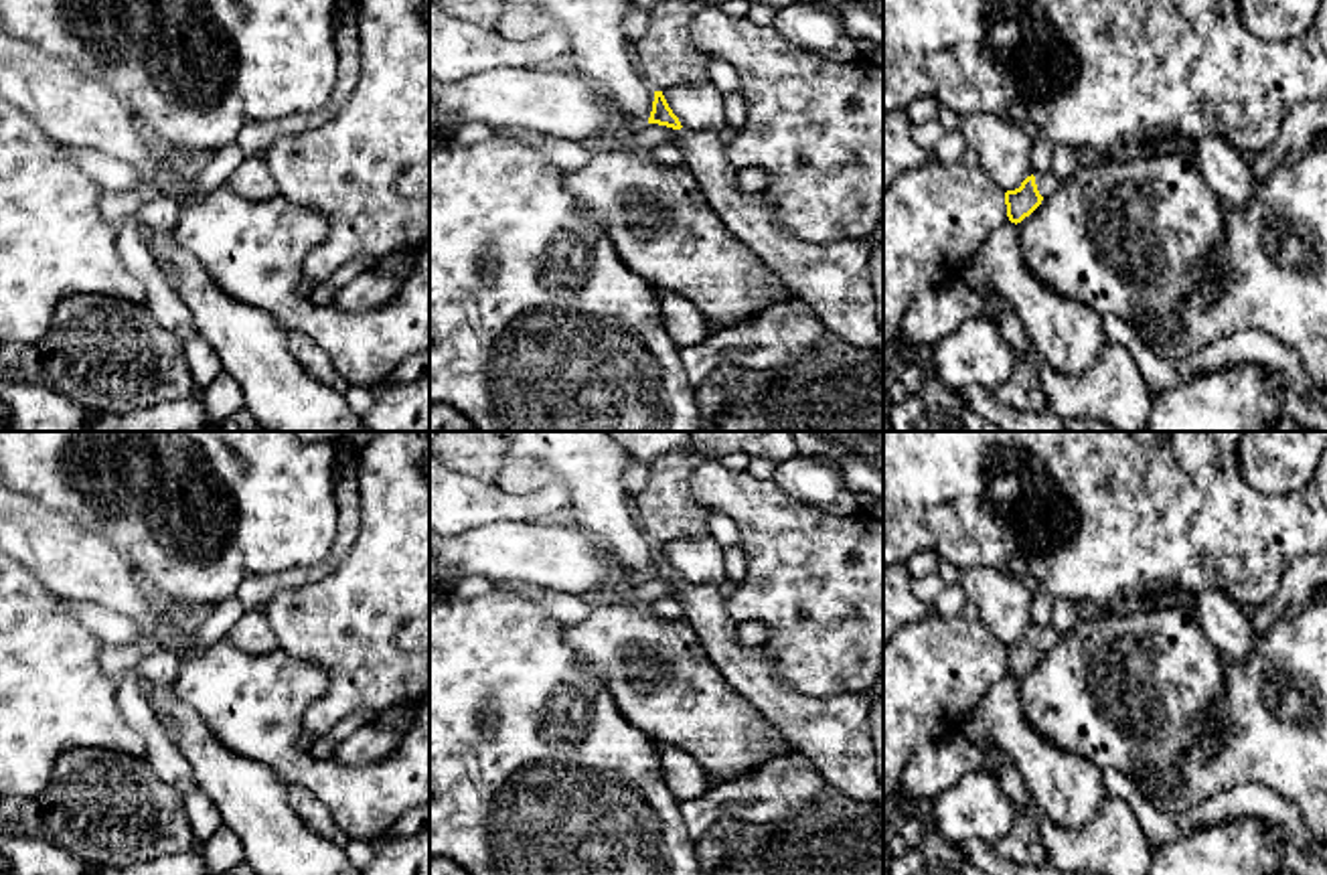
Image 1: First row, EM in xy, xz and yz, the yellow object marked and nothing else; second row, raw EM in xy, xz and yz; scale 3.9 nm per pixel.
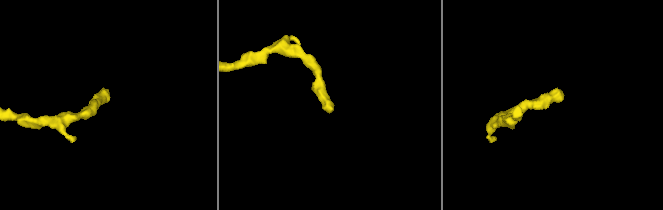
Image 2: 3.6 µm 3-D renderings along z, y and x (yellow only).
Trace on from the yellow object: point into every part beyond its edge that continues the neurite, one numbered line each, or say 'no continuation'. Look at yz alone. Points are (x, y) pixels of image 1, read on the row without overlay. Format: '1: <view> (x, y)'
1: yz (1048, 637)

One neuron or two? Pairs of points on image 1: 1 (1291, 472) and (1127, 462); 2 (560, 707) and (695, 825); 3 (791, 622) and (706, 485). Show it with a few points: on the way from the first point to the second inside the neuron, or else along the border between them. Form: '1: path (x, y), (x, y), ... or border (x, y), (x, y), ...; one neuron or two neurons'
1: border (1236, 452), (1240, 474), (1255, 489), (1285, 493); two neurons
2: border (677, 803), (685, 831), (695, 841); two neurons
3: path (791, 586), (791, 558), (742, 509); one neuron

